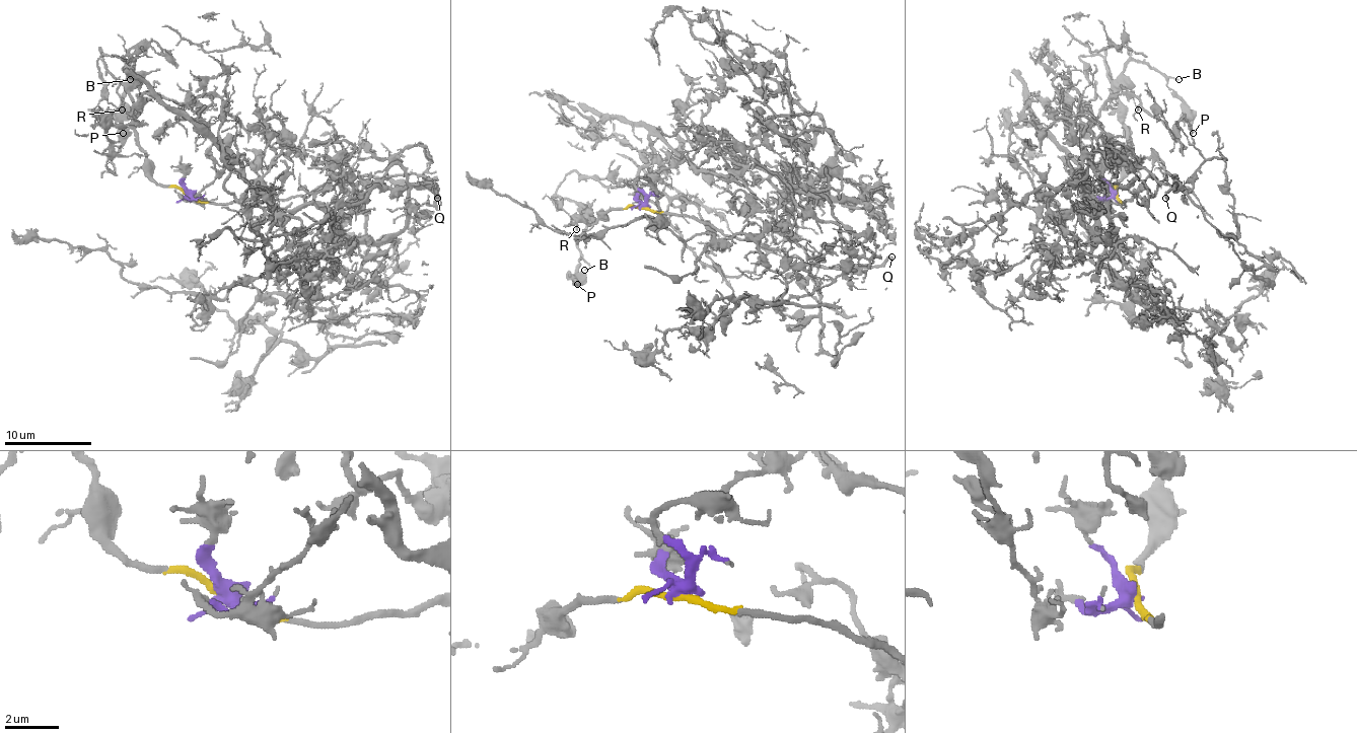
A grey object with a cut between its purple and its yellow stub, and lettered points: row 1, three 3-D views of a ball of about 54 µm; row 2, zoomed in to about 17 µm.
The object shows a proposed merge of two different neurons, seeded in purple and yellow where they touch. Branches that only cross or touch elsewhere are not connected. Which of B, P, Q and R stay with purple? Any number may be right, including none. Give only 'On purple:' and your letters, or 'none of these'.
On purple: none of these

